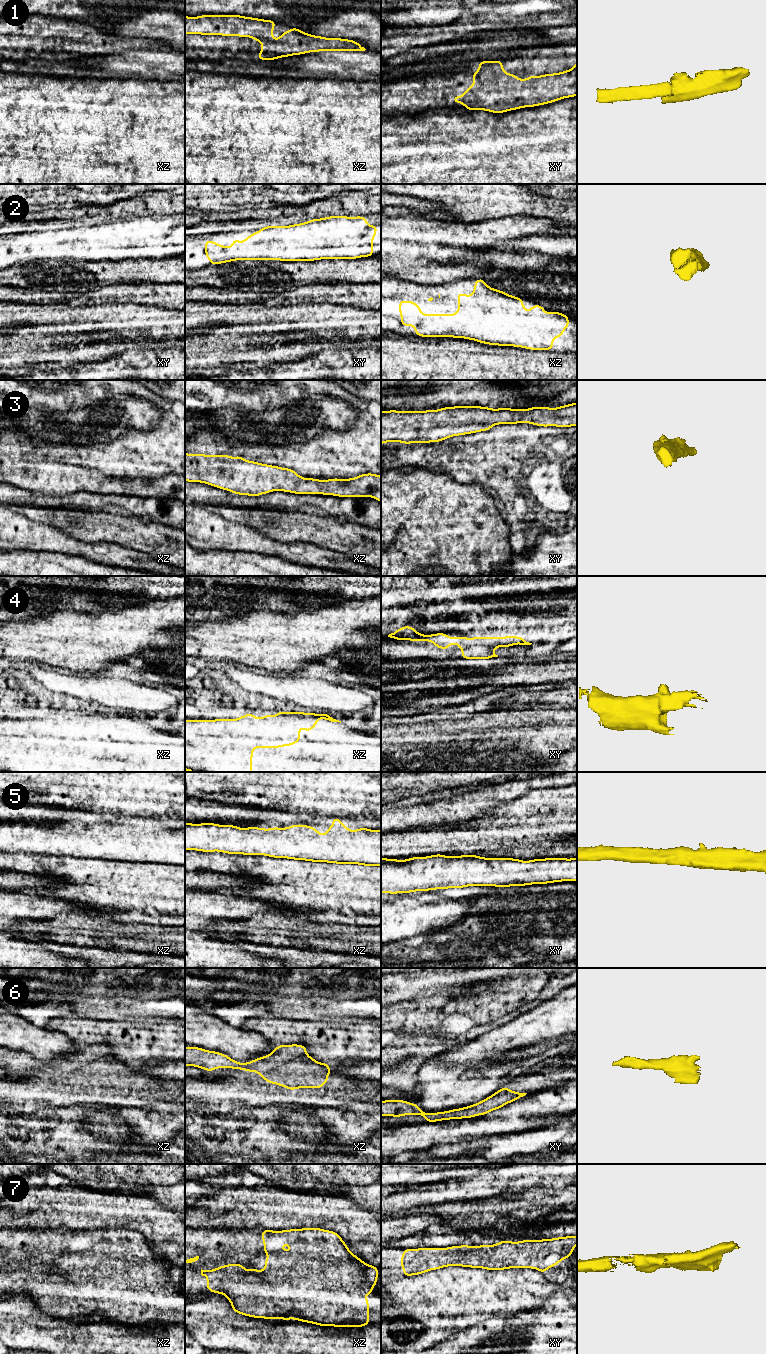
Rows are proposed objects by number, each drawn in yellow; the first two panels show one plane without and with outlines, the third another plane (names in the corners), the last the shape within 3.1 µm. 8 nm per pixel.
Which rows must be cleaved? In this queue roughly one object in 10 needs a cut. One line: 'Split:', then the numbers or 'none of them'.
Split: none of them

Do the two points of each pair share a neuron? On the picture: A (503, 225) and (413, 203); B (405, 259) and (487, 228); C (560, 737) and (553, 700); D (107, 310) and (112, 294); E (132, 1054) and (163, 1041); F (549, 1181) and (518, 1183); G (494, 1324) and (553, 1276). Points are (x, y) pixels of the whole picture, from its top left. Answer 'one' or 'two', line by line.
A: two
B: one
C: two
D: two
E: one
F: one
G: two

